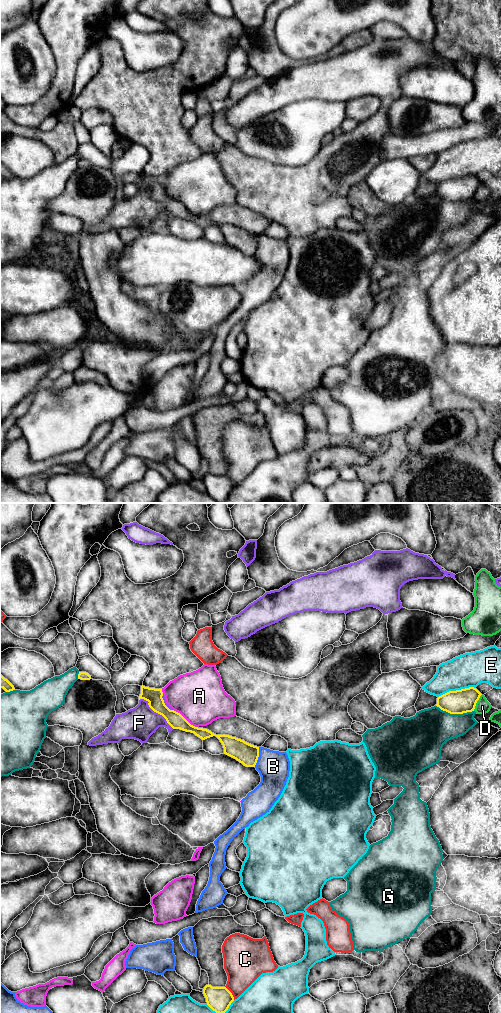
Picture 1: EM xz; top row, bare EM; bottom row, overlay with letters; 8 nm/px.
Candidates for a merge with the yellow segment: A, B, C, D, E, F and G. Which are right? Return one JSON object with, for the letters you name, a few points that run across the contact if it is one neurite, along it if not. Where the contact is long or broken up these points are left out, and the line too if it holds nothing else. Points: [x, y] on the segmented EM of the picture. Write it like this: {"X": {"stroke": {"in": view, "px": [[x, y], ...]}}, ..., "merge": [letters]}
{"merge": []}

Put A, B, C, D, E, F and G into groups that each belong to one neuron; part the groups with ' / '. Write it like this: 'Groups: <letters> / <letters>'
Groups: A / B / C / D / E / F / G

